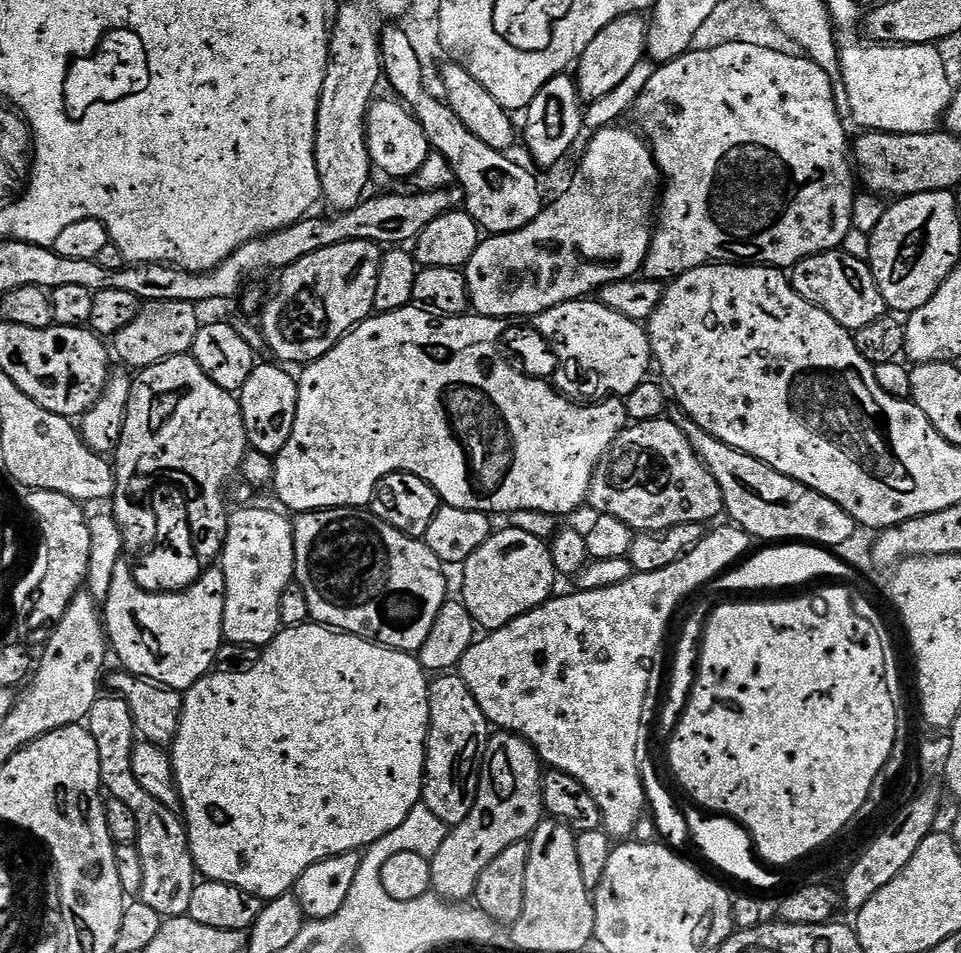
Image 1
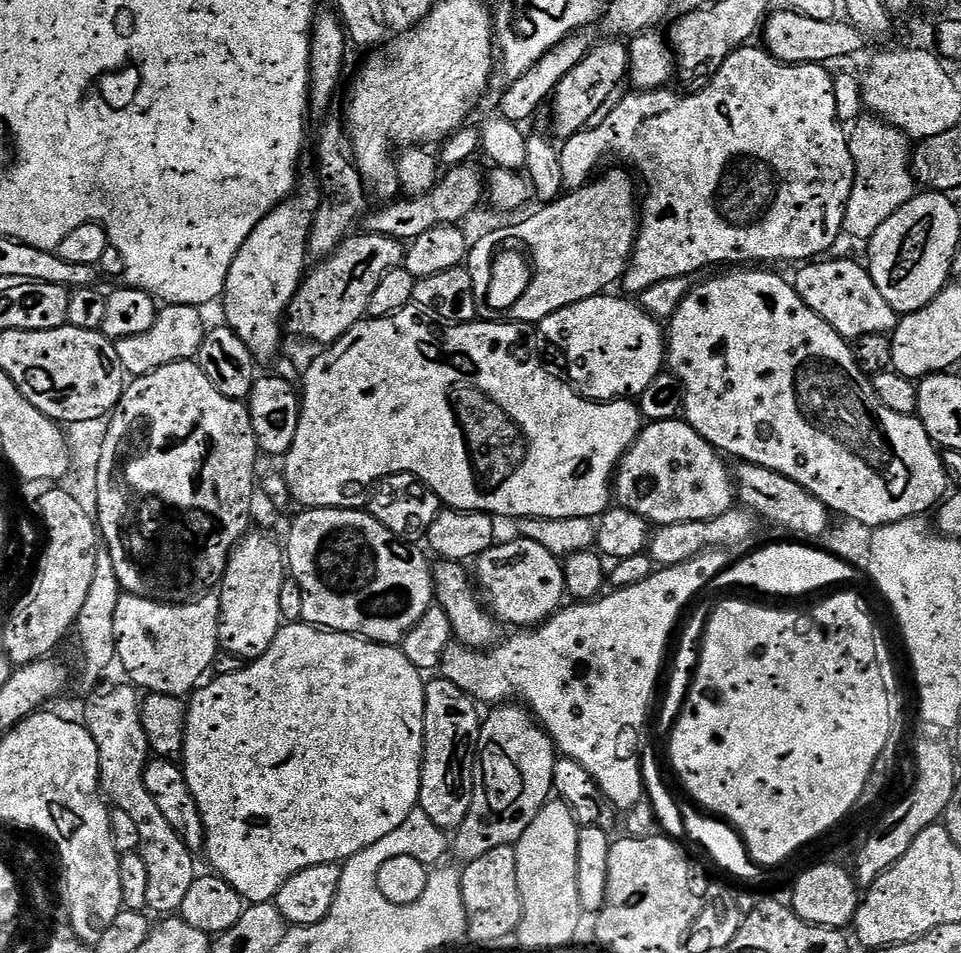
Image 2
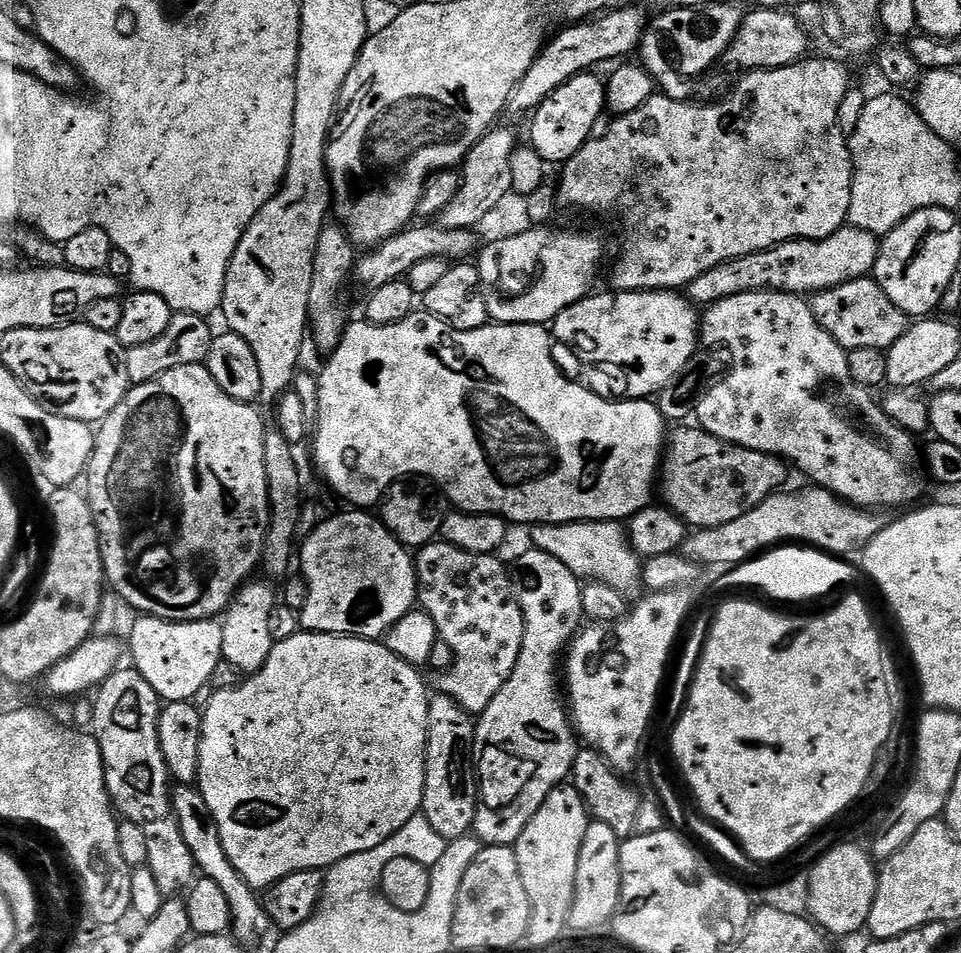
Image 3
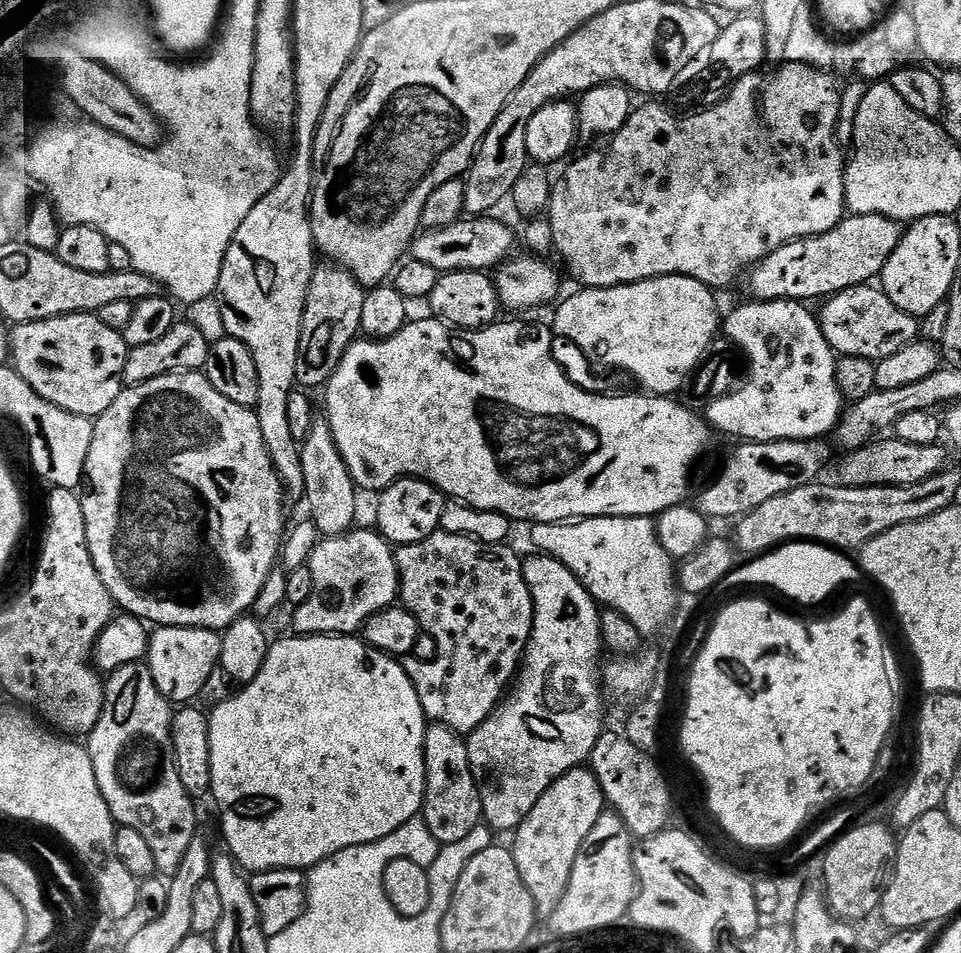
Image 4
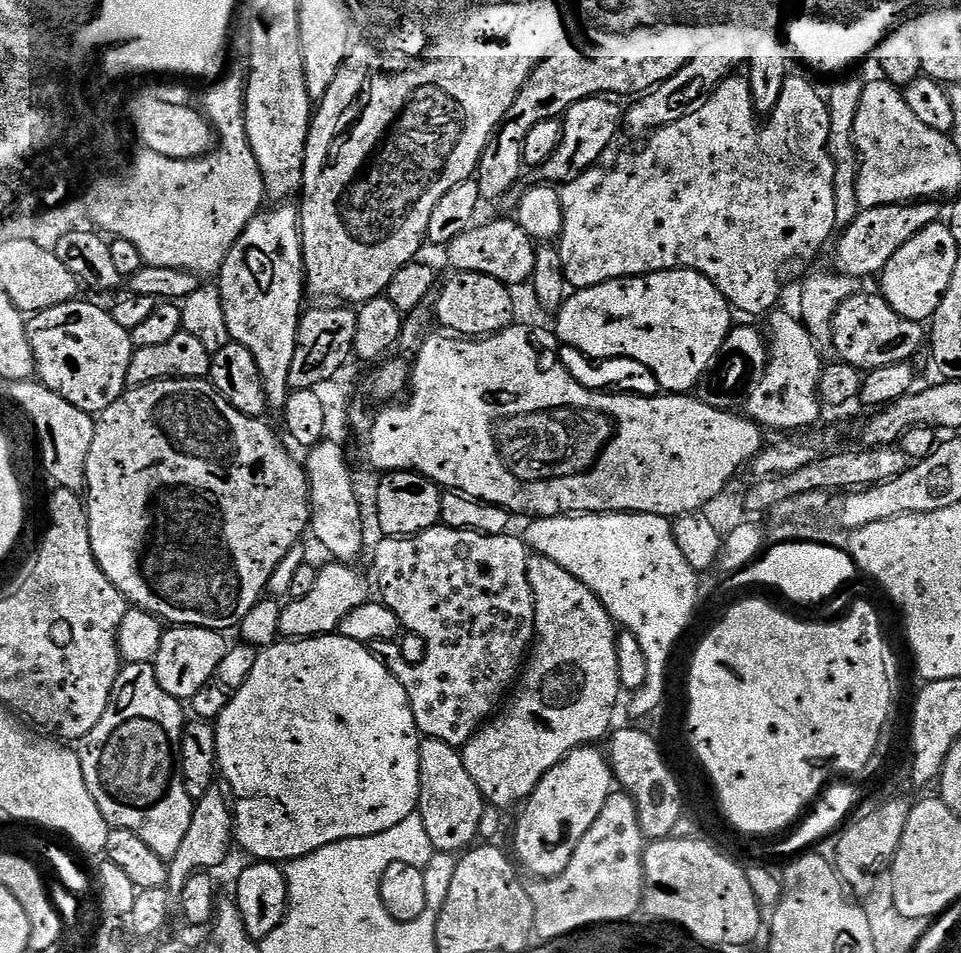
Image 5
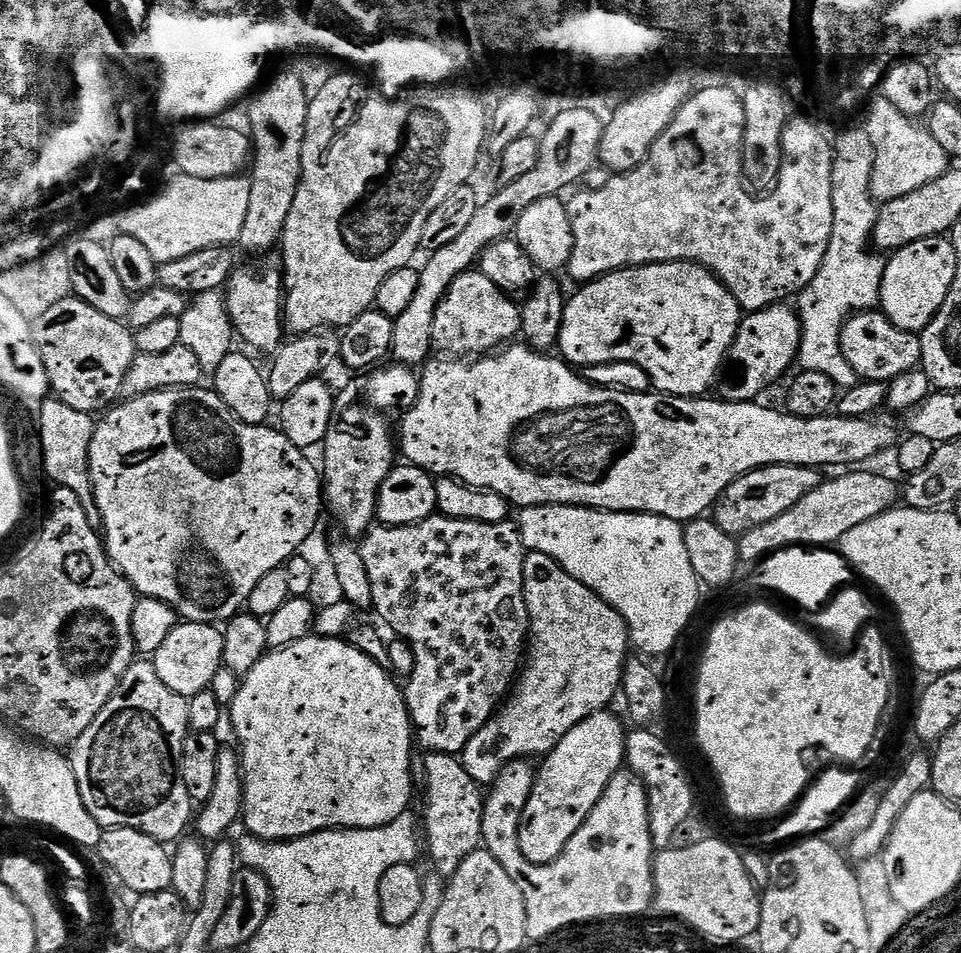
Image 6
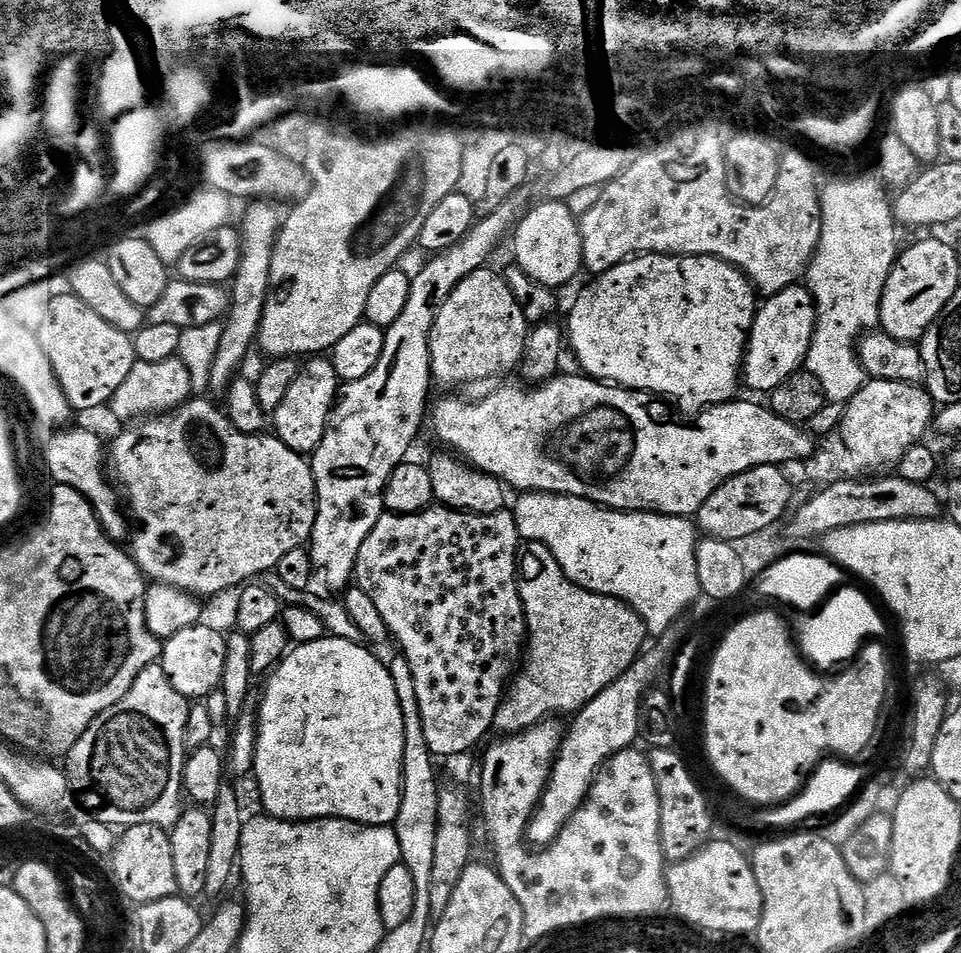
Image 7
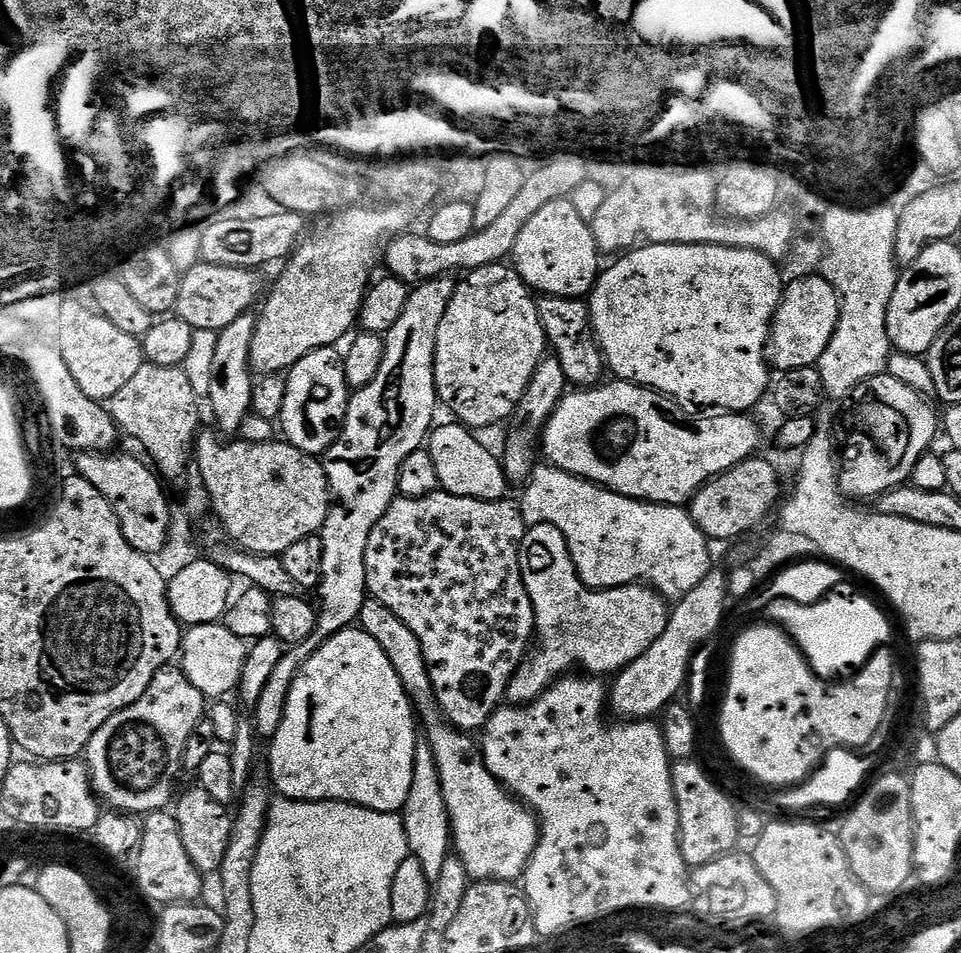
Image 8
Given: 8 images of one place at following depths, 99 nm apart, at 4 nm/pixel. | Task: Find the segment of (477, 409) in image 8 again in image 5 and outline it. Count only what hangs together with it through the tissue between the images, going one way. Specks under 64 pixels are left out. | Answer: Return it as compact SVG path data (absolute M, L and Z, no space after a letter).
M452 272L449 280L439 289L435 297L434 316L440 320L441 329L460 338L483 338L502 331L513 323L512 296L509 285L498 282L498 278L490 278L486 274L470 274L469 272Z

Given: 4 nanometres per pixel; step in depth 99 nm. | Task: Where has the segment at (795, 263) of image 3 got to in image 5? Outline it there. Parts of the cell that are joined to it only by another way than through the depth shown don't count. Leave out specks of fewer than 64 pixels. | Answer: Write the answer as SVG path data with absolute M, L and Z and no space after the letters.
M913 202L907 204L884 205L877 208L865 208L859 212L854 218L854 222L850 222L839 233L836 244L836 264L845 276L854 276L863 278L863 276L875 277L877 274L883 273L885 266L890 262L890 258L894 254L898 254L898 250L902 250L902 246L906 246L906 242L910 242L910 238L914 238L914 234L918 234L926 226L937 223L941 219L940 208L936 202Z

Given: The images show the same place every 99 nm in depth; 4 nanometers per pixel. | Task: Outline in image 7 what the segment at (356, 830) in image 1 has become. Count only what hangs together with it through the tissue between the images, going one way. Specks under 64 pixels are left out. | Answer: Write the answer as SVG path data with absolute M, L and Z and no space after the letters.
M329 634L309 644L296 644L280 660L267 677L268 685L259 697L258 727L256 730L256 755L254 779L260 787L260 800L269 817L278 820L351 820L354 824L369 826L392 826L399 810L400 792L403 790L403 733L402 708L398 702L398 693L394 680L388 672L388 664L380 661L371 647L363 643L346 641Z

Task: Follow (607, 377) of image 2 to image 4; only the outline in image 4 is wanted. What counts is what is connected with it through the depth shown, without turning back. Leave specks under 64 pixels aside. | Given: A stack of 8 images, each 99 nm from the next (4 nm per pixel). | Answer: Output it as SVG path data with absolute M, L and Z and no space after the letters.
M659 276L642 282L614 286L613 288L585 288L576 290L576 293L569 300L561 299L559 301L559 304L561 303L560 309L557 310L556 317L550 321L550 324L559 339L561 336L562 339L569 340L586 359L593 360L594 363L601 364L604 368L621 368L622 371L629 372L644 387L641 389L645 393L671 397L676 394L672 392L678 391L683 384L685 387L686 381L695 373L696 367L700 365L701 358L704 357L706 350L711 346L712 341L717 339L718 333L721 331L722 312L716 309L716 296L717 293L713 289L694 278L686 278L685 276Z

